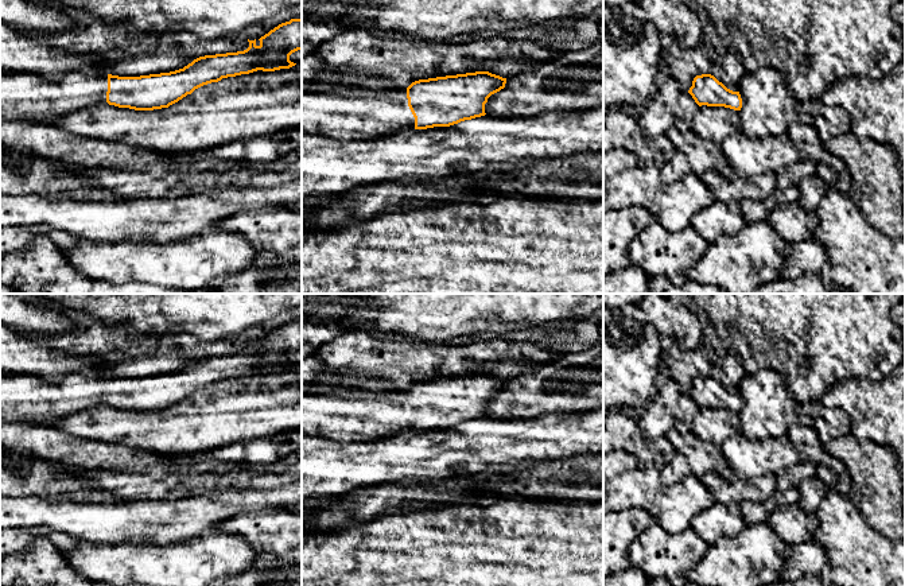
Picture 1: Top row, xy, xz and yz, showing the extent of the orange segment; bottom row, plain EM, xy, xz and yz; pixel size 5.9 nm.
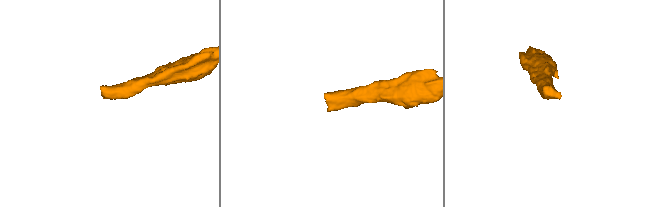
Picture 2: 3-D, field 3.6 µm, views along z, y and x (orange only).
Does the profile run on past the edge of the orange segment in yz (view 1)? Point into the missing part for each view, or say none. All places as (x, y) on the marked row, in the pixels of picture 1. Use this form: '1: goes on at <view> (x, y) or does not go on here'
1: does not go on here

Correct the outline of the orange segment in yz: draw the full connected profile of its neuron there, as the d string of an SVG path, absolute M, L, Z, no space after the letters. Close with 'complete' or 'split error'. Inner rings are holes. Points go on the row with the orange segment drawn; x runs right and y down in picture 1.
M711 74L696 75L688 93L699 106L725 106L734 110L742 108L739 92L727 89Z; complete

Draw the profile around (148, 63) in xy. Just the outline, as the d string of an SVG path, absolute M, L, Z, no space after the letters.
M148 53L148 54L140 54L136 57L128 57L117 62L113 62L108 58L110 63L109 74L119 75L119 77L140 77L140 75L149 75L149 74L170 73L170 71L183 69L197 58L199 57L187 57L182 53L178 53L178 54L175 53L149 54Z

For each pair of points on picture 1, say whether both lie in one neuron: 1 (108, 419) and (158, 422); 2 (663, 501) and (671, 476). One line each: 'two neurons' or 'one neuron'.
1: one neuron
2: two neurons

